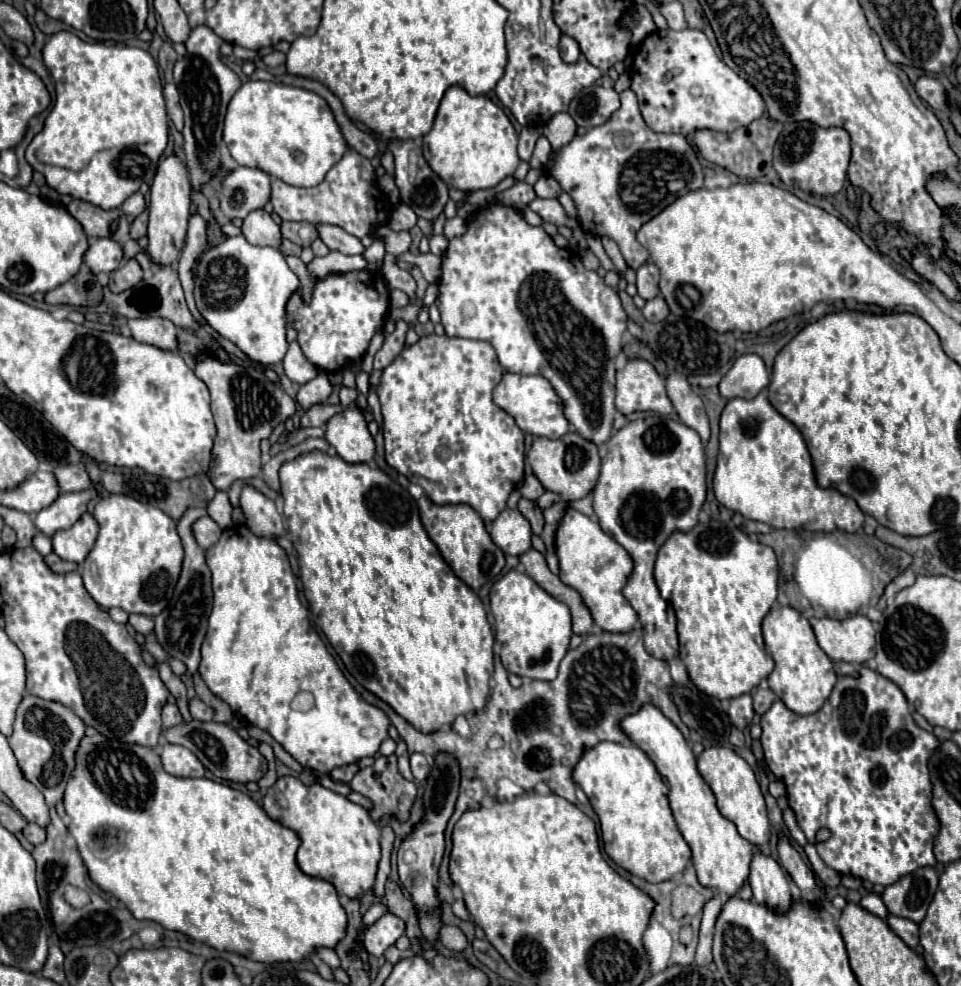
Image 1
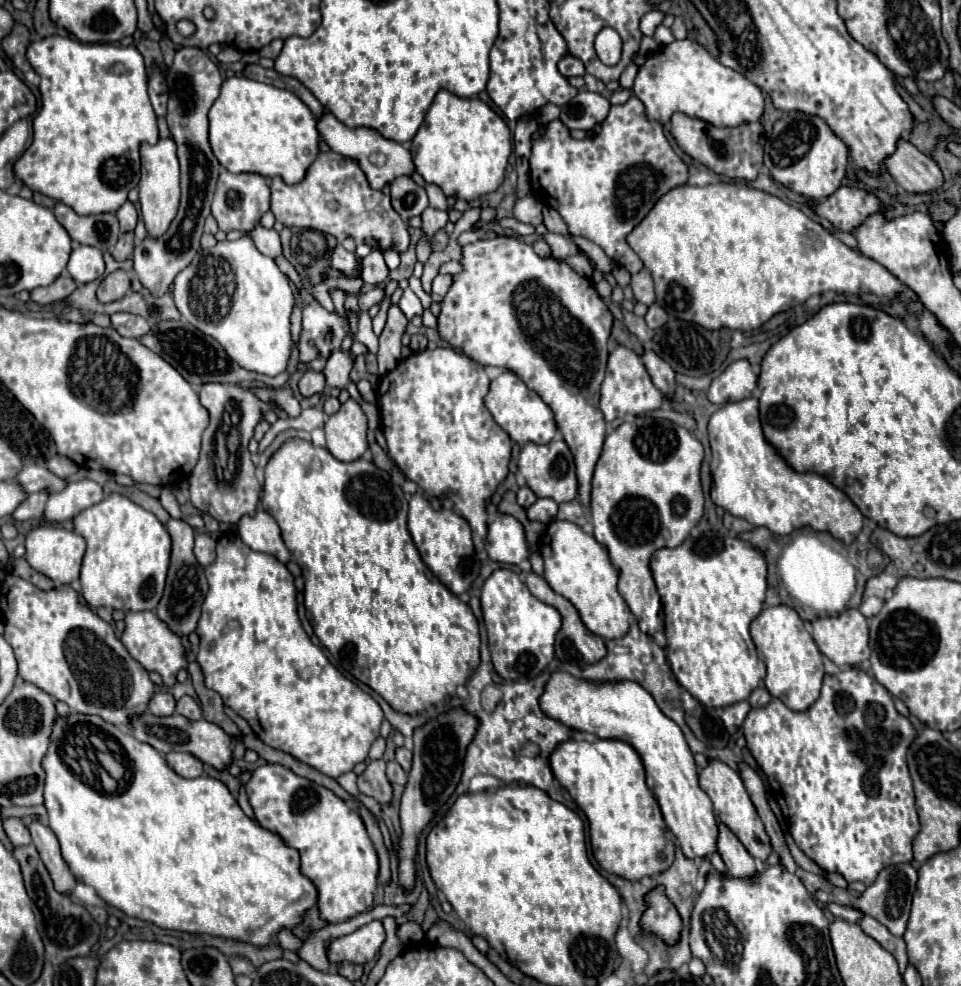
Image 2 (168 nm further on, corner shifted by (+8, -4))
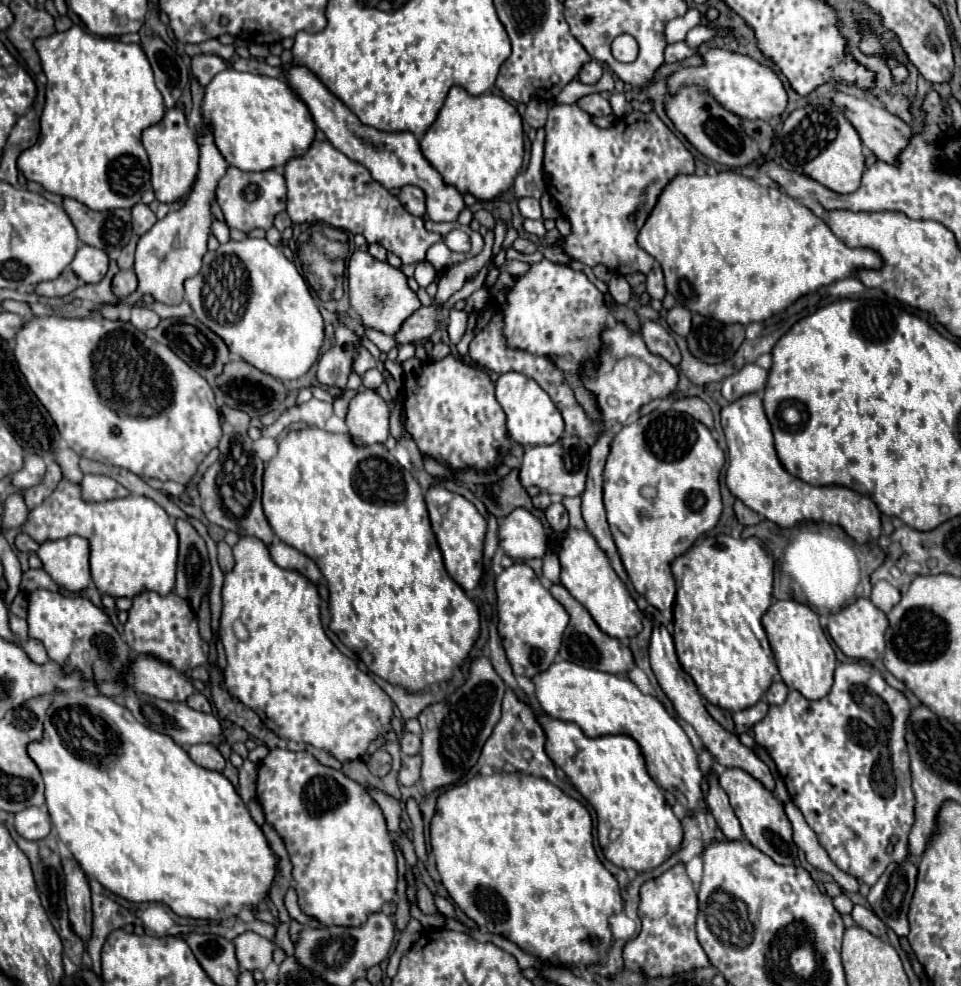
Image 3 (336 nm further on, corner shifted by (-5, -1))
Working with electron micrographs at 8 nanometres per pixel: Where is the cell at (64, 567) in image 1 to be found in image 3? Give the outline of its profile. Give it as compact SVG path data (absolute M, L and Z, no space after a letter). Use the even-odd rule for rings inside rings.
M28 569L22 575L20 583L22 591L34 591L34 589L48 589L48 591L60 591L60 587L52 581L52 577L44 569Z

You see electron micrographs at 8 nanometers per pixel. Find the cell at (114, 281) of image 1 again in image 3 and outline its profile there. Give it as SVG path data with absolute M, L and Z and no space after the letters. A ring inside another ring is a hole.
M132 269L120 271L112 279L112 293L118 299L126 299L126 297L130 297L136 291L136 285L138 285L138 281L136 281L136 273Z

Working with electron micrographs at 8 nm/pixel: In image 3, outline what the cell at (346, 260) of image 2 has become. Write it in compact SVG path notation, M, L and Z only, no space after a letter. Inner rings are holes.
M360 249L354 251L348 259L348 295L350 307L362 317L362 323L386 335L394 335L404 319L422 307L414 291L408 287L406 275L400 269L378 261L368 251Z

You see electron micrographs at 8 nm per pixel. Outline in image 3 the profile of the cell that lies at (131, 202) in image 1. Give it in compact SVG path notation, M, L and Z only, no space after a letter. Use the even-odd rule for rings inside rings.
M136 203L132 207L132 227L136 235L144 235L156 223L156 215L150 211L148 205Z

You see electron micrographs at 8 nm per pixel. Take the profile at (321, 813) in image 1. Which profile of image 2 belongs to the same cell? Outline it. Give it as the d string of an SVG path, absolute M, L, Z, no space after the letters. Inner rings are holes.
M263 764L245 784L257 822L301 854L301 872L317 888L317 908L327 924L345 922L373 906L379 860L361 816L325 786L293 774L281 764Z

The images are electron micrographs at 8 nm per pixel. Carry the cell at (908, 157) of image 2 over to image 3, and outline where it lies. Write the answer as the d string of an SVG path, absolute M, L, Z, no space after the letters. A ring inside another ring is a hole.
M836 93L834 97L834 105L846 115L846 119L854 125L854 129L858 131L862 143L884 163L888 165L896 165L896 161L900 159L900 153L908 147L908 141L912 139L912 129L910 125L906 125L900 117L892 115L886 107L874 105L864 97L856 97L850 93Z

